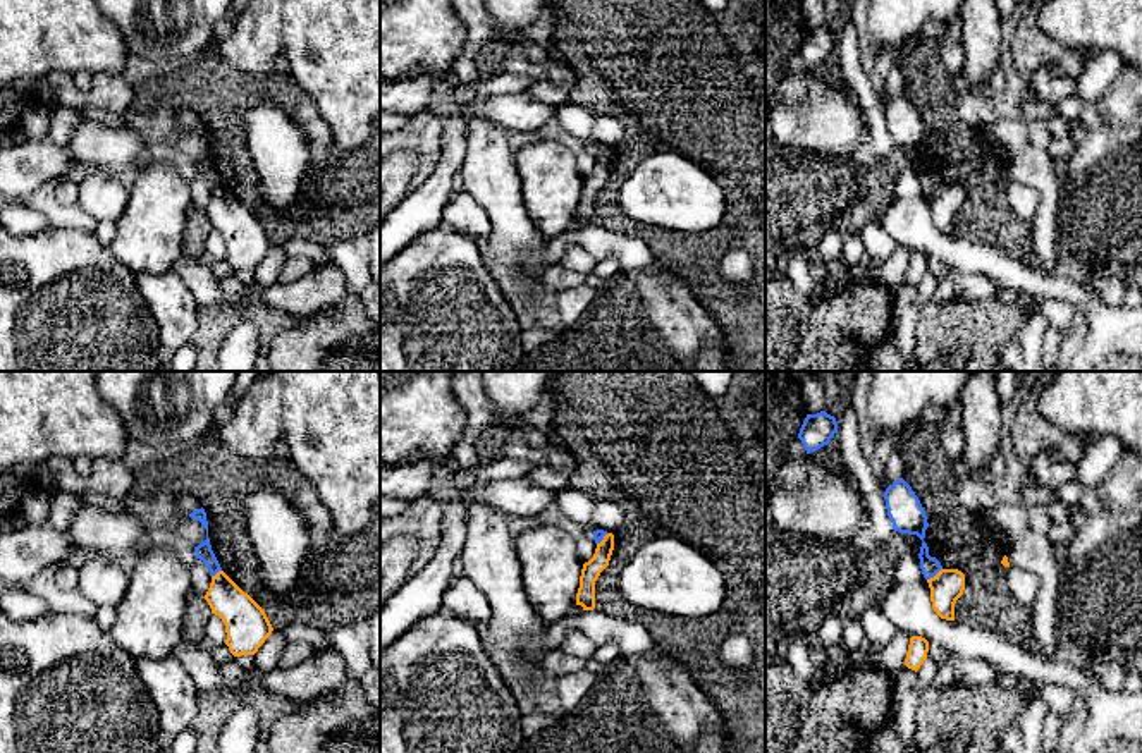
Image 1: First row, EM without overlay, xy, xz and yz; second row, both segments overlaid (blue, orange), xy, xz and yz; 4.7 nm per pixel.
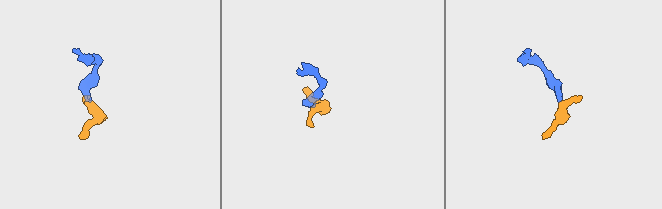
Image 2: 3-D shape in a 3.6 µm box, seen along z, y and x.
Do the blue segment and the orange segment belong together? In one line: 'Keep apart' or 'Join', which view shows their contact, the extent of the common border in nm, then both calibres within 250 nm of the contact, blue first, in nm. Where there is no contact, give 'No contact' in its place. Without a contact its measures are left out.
Join. Touches blue in yz. Shared border 90 nm. Thickness 100 nm (blue) against 160 nm

